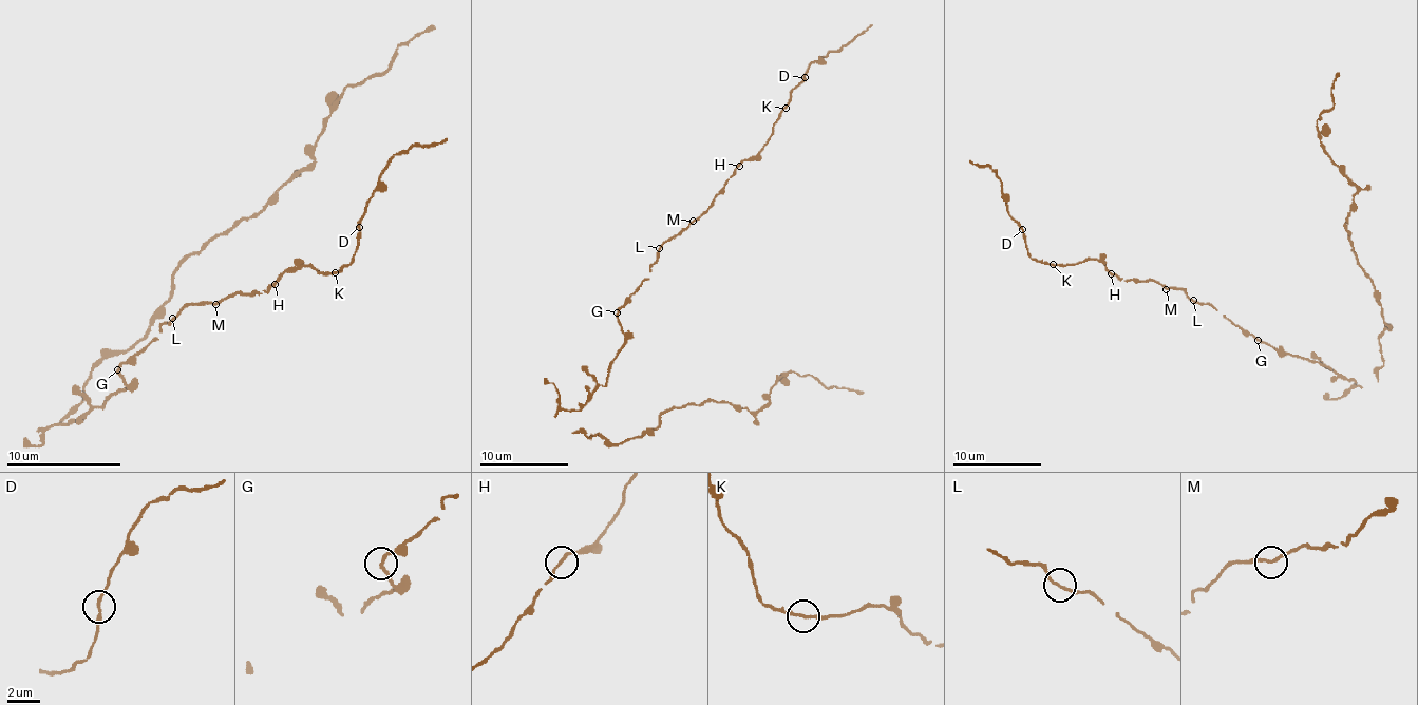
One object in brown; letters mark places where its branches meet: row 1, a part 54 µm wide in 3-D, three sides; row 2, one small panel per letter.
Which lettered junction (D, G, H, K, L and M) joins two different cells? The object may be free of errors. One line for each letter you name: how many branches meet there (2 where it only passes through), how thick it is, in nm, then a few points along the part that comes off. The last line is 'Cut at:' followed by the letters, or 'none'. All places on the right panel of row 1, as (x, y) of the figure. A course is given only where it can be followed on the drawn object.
Cut at: none

